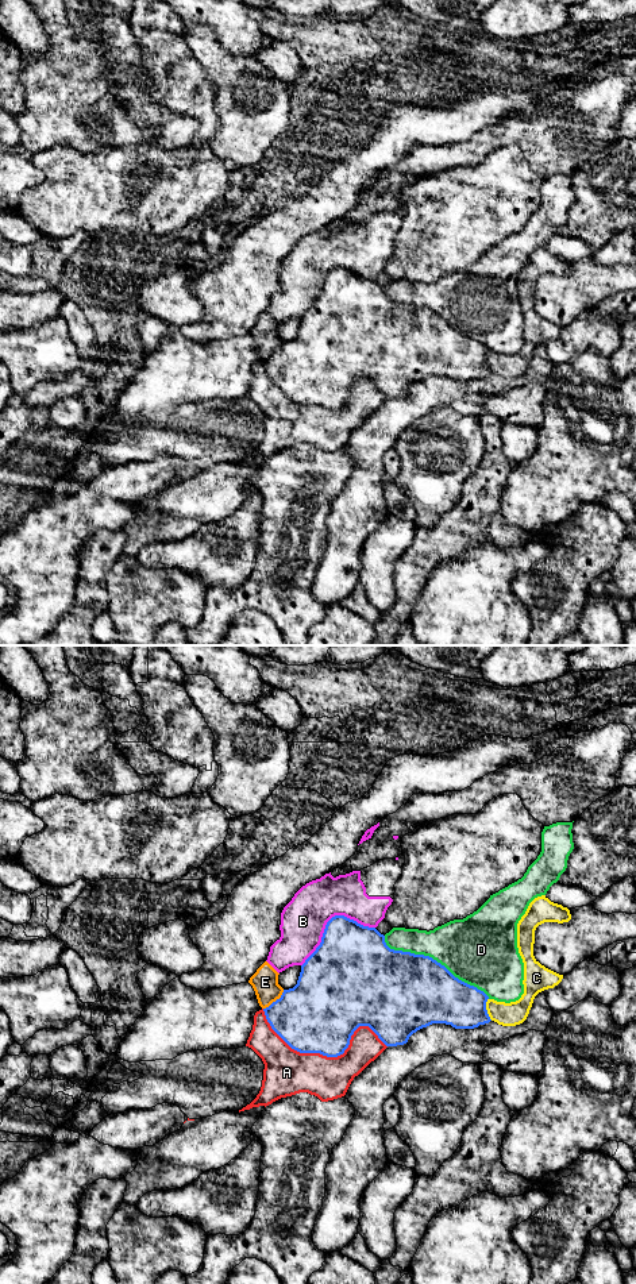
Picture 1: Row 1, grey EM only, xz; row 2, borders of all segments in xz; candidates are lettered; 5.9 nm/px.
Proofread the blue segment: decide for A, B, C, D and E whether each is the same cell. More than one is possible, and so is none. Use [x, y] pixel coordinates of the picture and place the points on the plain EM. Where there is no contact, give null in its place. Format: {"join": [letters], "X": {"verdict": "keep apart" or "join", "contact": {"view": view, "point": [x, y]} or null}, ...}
{"join": [], "A": {"verdict": "keep apart", "contact": {"view": "xz", "point": [326, 407]}}, "B": {"verdict": "keep apart", "contact": {"view": "xz", "point": [328, 273]}}, "C": {"verdict": "keep apart", "contact": {"view": "xz", "point": [485, 361]}}, "D": {"verdict": "keep apart", "contact": {"view": "xz", "point": [432, 311]}}, "E": {"verdict": "keep apart", "contact": {"view": "xz", "point": [276, 353]}}}

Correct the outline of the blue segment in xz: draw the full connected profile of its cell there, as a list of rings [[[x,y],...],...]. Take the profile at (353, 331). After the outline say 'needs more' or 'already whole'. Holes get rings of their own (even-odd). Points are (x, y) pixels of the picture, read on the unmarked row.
[[[335,267],[325,277],[320,297],[301,317],[297,336],[284,342],[263,363],[271,381],[292,401],[338,409],[359,378],[369,378],[386,398],[397,398],[432,375],[455,381],[489,375],[487,351],[432,309],[390,301],[375,279]]]; already whole

